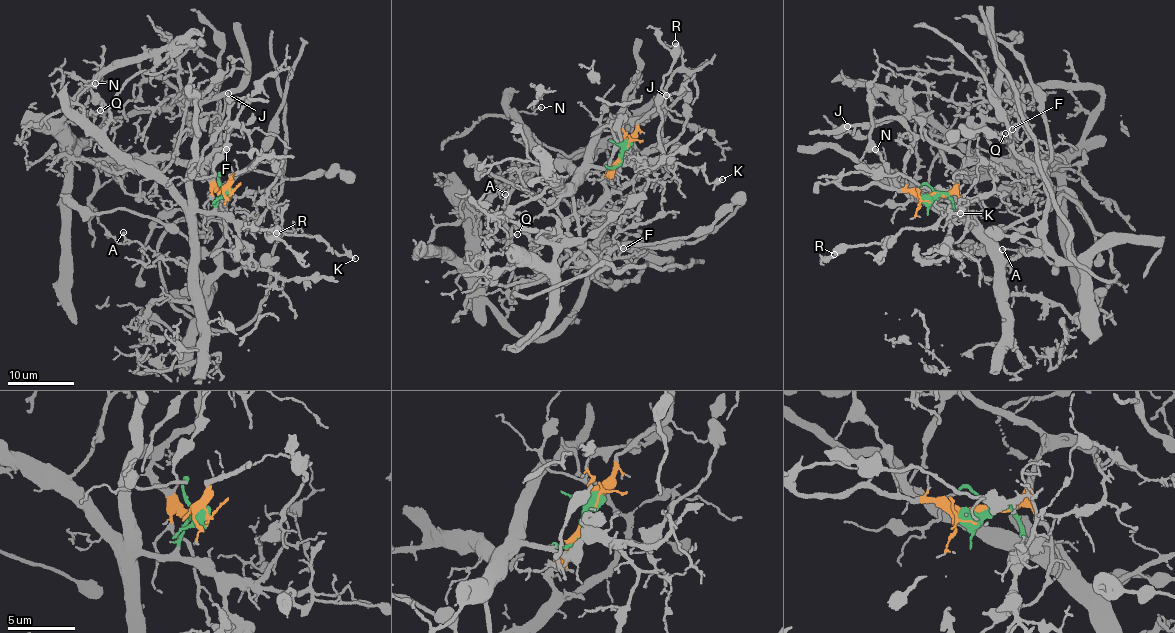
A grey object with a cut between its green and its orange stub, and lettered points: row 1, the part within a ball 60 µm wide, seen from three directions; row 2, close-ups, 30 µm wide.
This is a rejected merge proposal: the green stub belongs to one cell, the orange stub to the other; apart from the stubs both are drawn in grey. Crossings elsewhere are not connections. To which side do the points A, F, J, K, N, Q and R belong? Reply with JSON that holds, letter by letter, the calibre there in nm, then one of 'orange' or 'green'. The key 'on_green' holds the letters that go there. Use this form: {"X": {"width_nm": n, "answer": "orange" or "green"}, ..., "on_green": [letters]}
{"A": {"width_nm": 120, "answer": "green"}, "F": {"width_nm": 160, "answer": "orange"}, "J": {"width_nm": 140, "answer": "orange"}, "K": {"width_nm": 280, "answer": "green"}, "N": {"width_nm": 140, "answer": "green"}, "Q": {"width_nm": 80, "answer": "orange"}, "R": {"width_nm": 550, "answer": "green"}, "on_green": ["A", "K", "N", "R"]}

